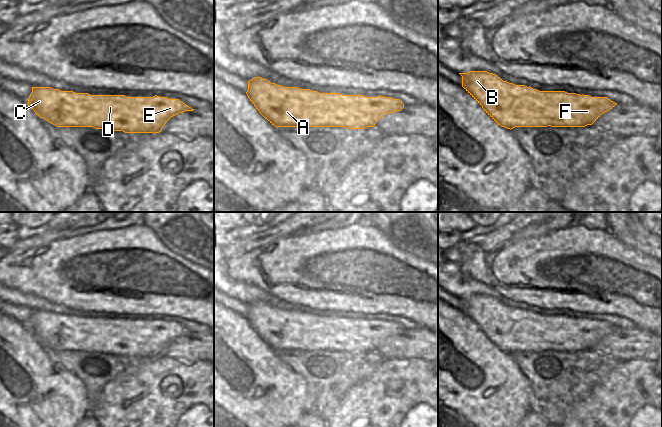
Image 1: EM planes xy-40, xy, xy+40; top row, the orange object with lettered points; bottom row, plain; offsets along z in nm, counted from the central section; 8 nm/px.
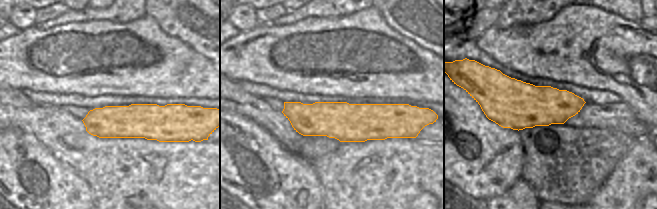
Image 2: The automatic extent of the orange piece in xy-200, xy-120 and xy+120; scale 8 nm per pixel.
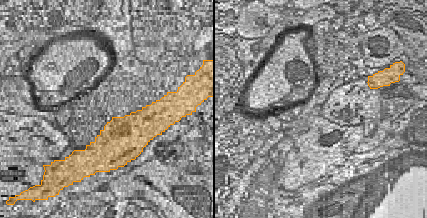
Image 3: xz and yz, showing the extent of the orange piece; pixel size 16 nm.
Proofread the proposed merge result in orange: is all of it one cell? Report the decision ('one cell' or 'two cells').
one cell

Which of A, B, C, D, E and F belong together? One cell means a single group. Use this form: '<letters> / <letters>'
A B C D E F

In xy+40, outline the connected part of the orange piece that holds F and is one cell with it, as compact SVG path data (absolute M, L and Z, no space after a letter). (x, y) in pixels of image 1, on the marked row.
M487 71L459 74L462 76L462 87L498 125L510 130L515 127L585 127L592 125L617 104L607 97L591 97L565 91L539 91L530 86L515 85Z

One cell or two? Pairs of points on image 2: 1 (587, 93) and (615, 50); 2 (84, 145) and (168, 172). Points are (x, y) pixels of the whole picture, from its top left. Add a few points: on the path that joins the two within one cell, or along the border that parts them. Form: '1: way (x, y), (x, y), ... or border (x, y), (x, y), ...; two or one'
1: border (567, 82), (593, 89), (606, 89), (613, 93); two
2: way (105, 163), (120, 172), (147, 172); one

